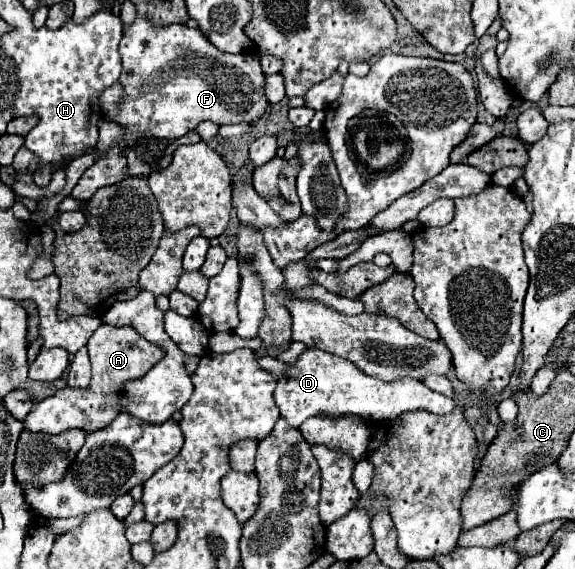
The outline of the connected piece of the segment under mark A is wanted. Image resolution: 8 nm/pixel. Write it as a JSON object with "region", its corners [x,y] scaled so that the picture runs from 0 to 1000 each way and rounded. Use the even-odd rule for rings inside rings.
{"region":[[[174,571],[150,610],[160,638],[160,677],[153,684],[125,684],[122,691],[115,687],[115,708],[97,708],[97,701],[108,701],[108,691],[66,705],[63,715],[52,722],[49,736],[42,740],[42,750],[49,757],[77,757],[101,764],[118,754],[143,754],[150,761],[163,761],[184,750],[198,736],[198,729],[209,726],[205,691],[216,670],[250,663],[268,645],[268,638],[275,638],[275,627],[282,627],[282,613],[268,610],[264,603],[254,603],[254,596],[247,596],[230,575]]]}

